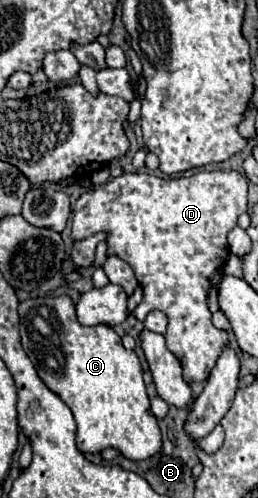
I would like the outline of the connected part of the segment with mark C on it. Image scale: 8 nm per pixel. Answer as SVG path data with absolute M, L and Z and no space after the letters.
M66 294L28 298L20 302L18 314L20 314L20 336L24 352L36 364L36 370L40 378L46 382L46 386L54 394L58 394L72 410L74 420L78 424L76 444L82 452L92 454L114 446L130 460L144 460L156 454L156 450L160 450L162 434L156 416L150 412L150 400L146 396L140 360L132 350L126 350L122 346L122 340L112 326L106 324L82 326L76 316L76 304Z

